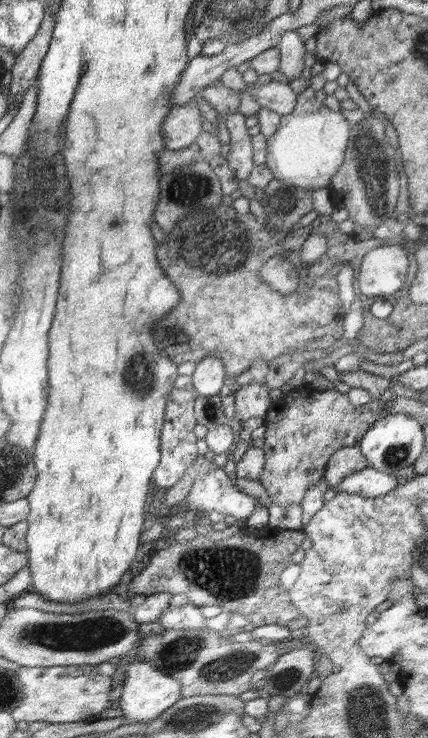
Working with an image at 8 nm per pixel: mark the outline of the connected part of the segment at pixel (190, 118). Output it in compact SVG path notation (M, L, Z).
M194 102L173 106L164 119L164 146L169 150L184 150L200 138L205 126L205 118Z

